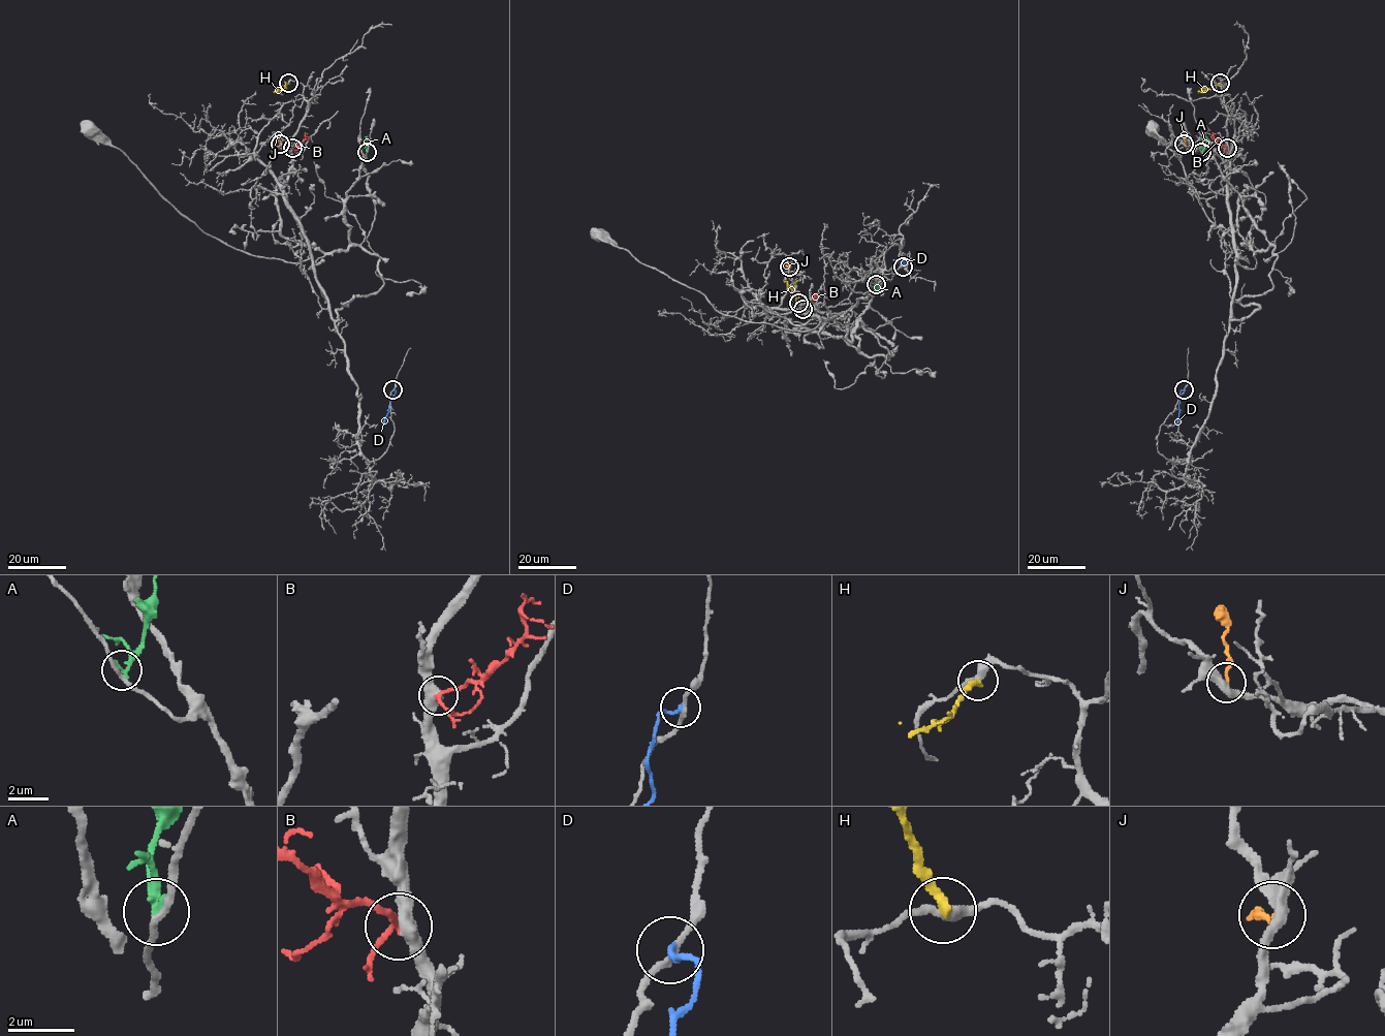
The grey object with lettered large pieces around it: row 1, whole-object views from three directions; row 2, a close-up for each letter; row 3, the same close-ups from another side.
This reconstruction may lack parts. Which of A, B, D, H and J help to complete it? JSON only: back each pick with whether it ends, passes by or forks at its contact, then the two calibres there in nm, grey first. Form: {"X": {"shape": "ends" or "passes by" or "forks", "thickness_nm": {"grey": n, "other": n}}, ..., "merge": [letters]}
{"B": {"shape": "passes by", "thickness_nm": {"grey": 480, "other": 150}}, "merge": ["B"]}

